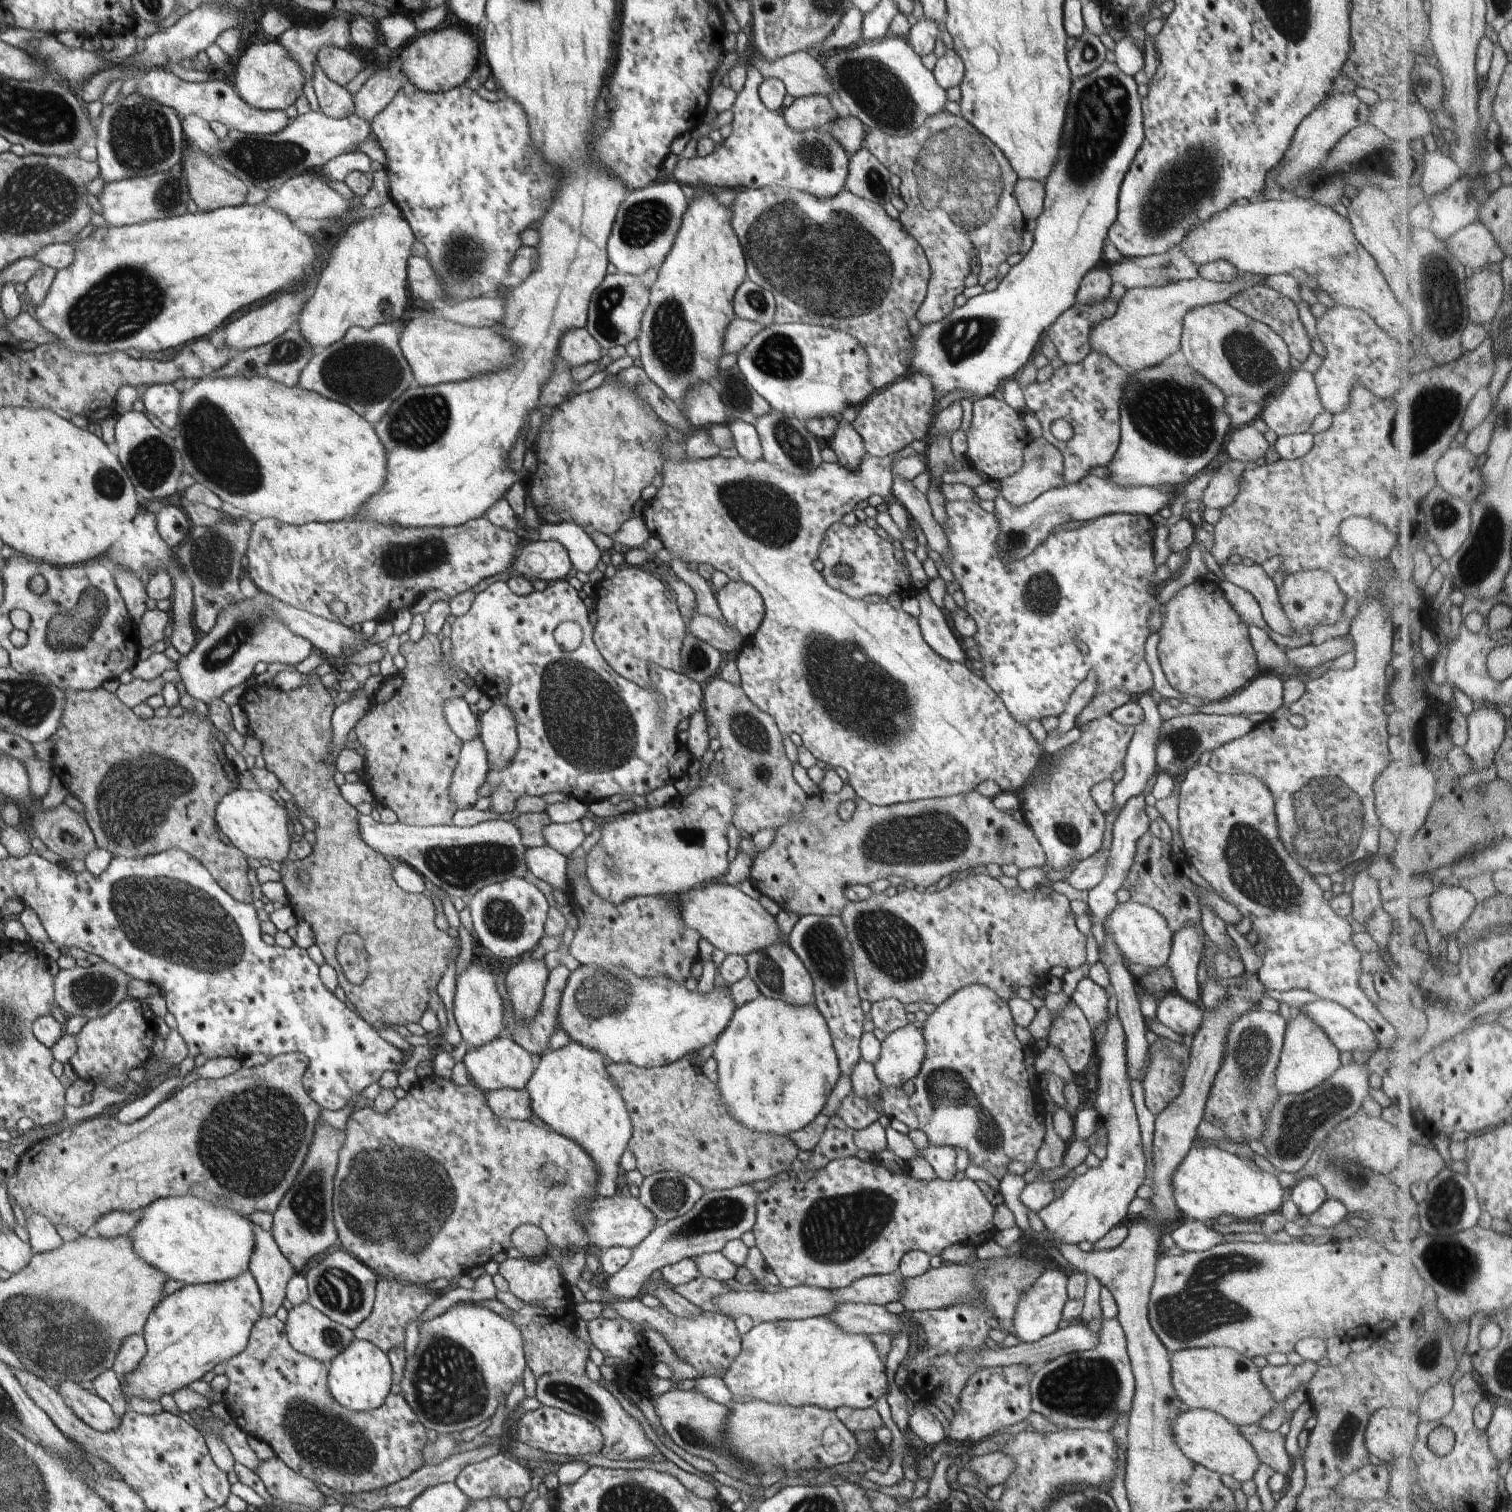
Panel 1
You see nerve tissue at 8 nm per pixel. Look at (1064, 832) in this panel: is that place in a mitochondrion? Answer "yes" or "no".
yes

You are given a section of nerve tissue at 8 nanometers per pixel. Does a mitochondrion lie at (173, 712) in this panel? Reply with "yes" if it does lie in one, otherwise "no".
no

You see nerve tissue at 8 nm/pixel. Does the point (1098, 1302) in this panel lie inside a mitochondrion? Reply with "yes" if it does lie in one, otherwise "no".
no

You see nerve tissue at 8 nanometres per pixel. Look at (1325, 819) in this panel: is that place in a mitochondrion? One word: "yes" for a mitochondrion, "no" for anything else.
yes

